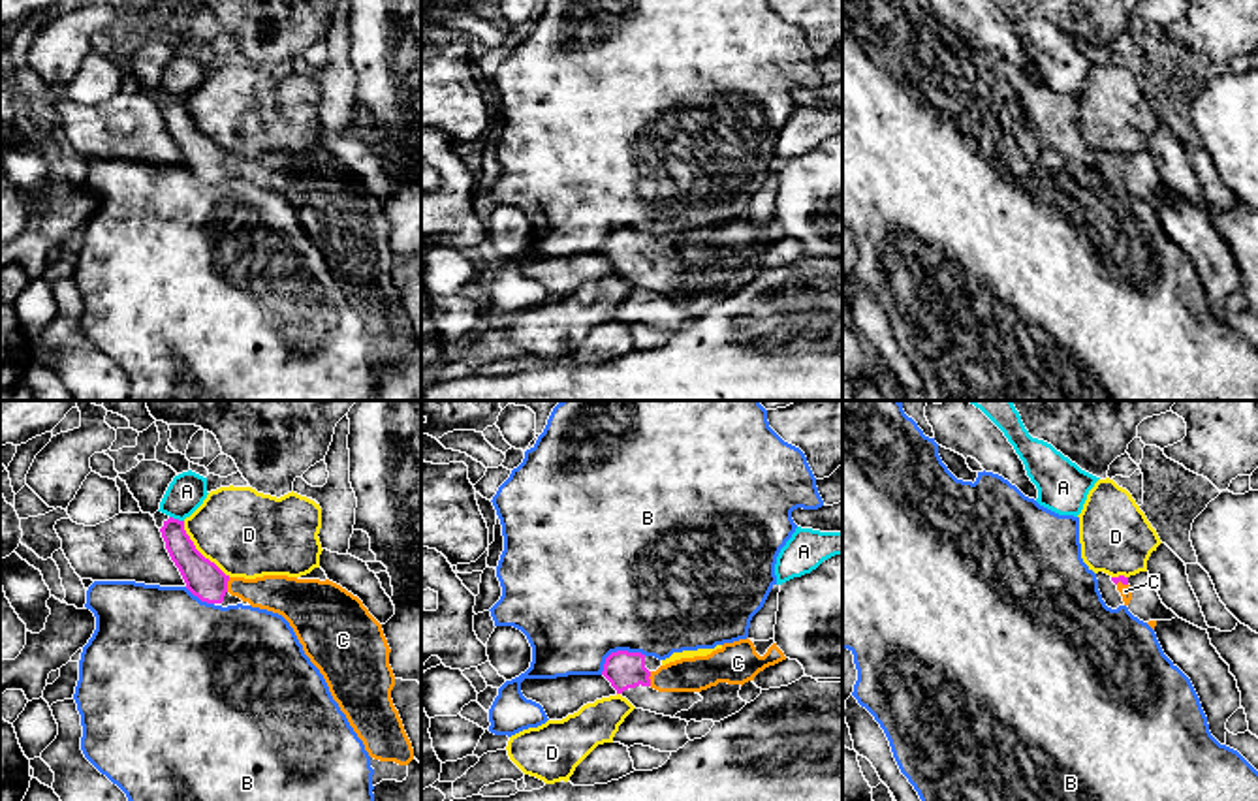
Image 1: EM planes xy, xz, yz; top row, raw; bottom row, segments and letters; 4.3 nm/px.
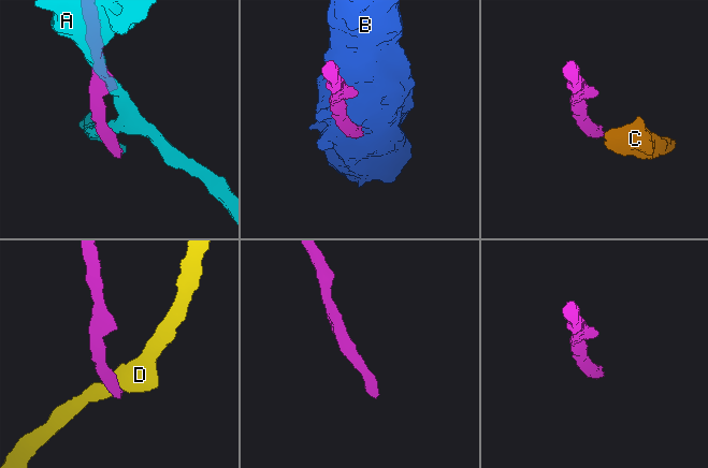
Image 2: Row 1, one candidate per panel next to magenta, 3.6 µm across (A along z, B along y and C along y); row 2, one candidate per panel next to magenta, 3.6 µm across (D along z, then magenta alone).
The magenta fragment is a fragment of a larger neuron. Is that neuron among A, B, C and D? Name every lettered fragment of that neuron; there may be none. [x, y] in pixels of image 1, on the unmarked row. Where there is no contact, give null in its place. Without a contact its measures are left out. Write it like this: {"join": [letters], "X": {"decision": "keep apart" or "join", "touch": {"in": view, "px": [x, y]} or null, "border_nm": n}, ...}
{"join": ["C"], "A": {"decision": "keep apart", "touch": {"in": "xy", "px": [177, 98]}, "border_nm": 70}, "B": {"decision": "keep apart", "touch": {"in": "xz", "px": [617, 230]}, "border_nm": 220}, "C": {"decision": "join", "touch": {"in": "xy", "px": [226, 164]}, "border_nm": 70}, "D": {"decision": "keep apart", "touch": {"in": "xy", "px": [198, 130]}, "border_nm": 320}}

